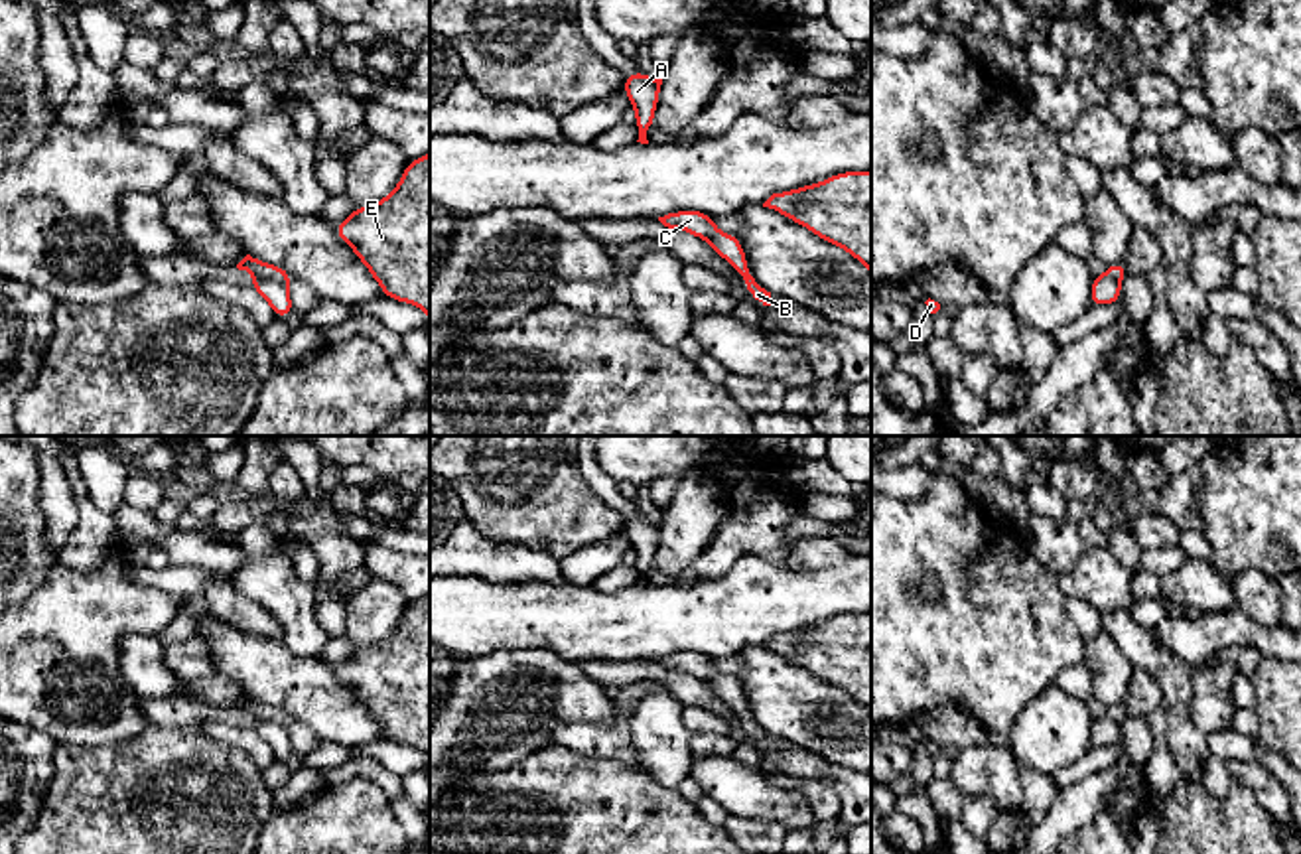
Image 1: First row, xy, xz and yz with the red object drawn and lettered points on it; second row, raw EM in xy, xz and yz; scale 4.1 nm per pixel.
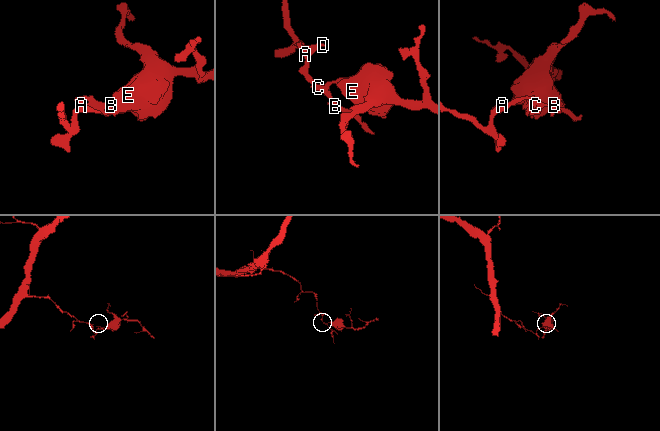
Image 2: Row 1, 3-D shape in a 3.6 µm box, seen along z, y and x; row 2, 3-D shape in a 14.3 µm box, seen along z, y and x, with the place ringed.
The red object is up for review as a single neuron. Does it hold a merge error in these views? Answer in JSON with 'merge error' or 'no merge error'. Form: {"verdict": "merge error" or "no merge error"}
{"verdict": "merge error"}

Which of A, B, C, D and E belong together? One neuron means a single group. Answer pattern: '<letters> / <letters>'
A B D / C E

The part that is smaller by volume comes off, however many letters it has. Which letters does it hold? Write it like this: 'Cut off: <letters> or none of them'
Cut off: C, E

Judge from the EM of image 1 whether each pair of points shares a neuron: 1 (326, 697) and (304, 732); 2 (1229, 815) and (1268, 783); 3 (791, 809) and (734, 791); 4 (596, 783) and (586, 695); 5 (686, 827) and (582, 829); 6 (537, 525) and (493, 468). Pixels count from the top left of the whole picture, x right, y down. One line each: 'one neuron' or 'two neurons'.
1: two neurons
2: two neurons
3: one neuron
4: two neurons
5: one neuron
6: one neuron

